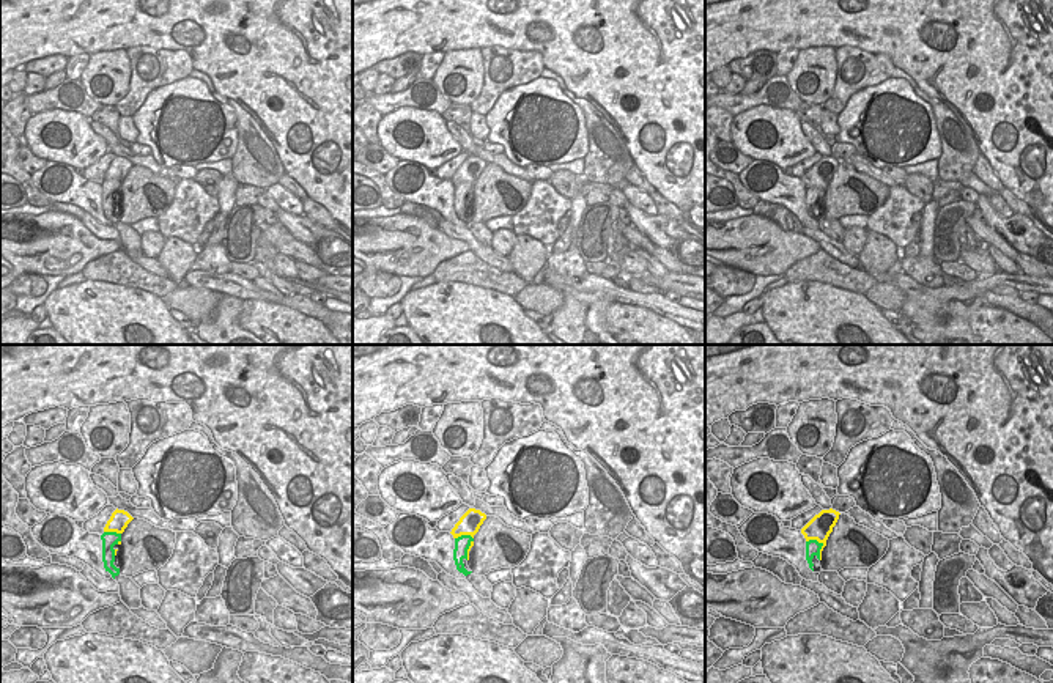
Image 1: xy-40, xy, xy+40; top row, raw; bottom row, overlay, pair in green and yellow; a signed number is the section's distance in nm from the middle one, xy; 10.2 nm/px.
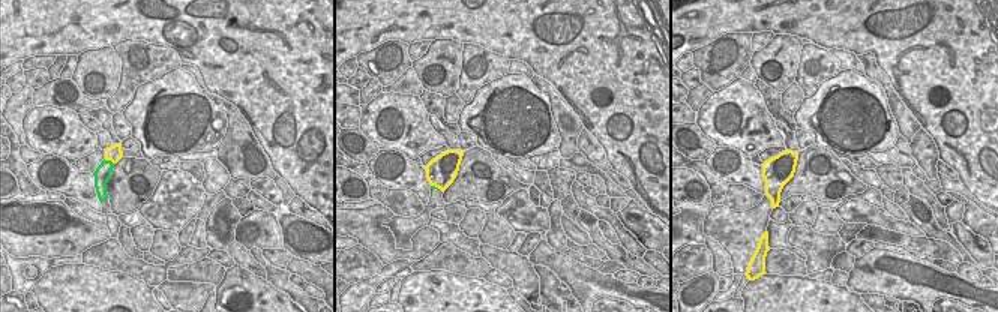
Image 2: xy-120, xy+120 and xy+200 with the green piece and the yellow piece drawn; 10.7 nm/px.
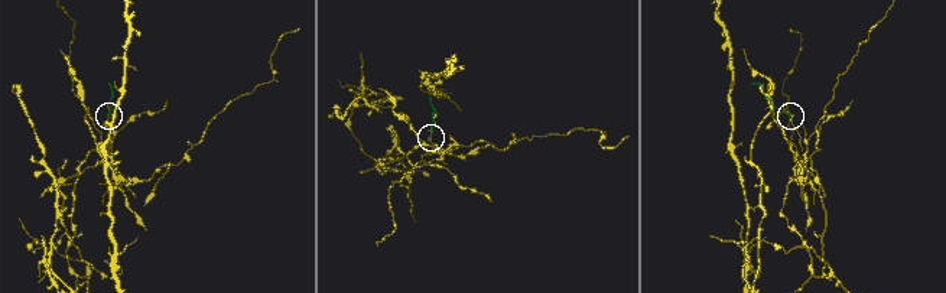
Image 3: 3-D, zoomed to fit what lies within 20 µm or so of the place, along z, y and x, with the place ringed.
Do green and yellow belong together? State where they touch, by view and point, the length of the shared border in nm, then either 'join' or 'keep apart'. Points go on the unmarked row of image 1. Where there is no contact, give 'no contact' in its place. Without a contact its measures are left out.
xy+40 (822, 192) | 260 nm | keep apart

